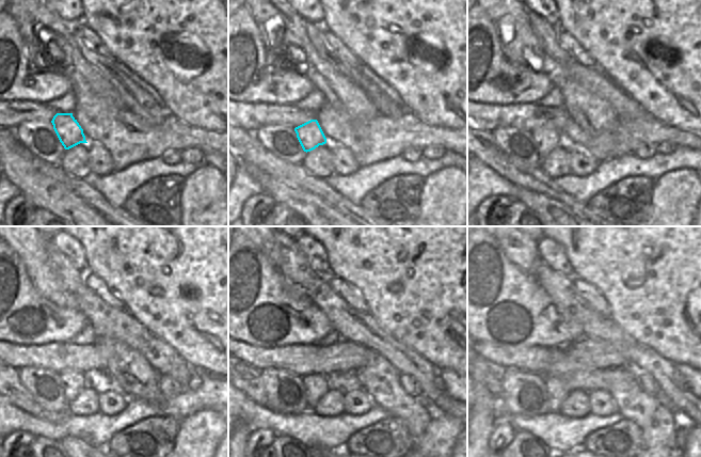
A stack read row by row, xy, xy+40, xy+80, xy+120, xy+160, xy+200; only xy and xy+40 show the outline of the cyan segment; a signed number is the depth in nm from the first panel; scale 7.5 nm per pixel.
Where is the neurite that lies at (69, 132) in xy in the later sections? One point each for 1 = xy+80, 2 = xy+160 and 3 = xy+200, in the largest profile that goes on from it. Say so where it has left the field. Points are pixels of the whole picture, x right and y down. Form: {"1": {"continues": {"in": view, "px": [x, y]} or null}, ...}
{"1": {"continues": {"in": "xy+80", "px": [546, 139]}}, "2": {"continues": {"in": "xy+160", "px": [312, 382]}}, "3": {"continues": {"in": "xy+200", "px": [553, 383]}}}

